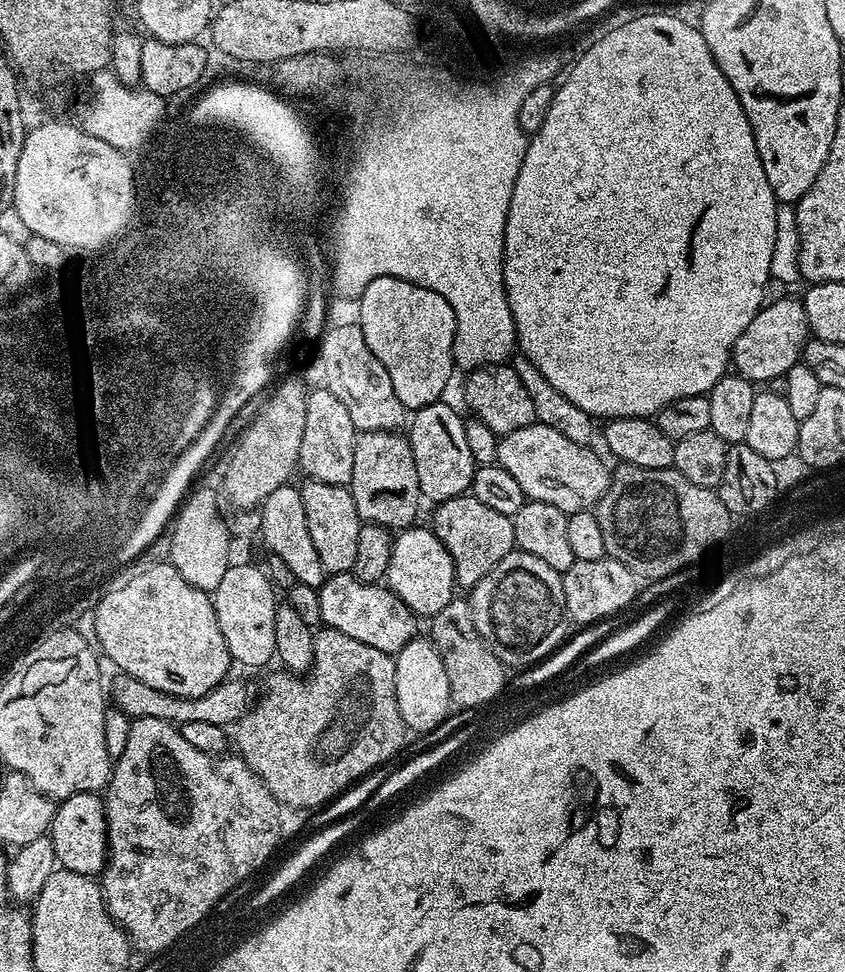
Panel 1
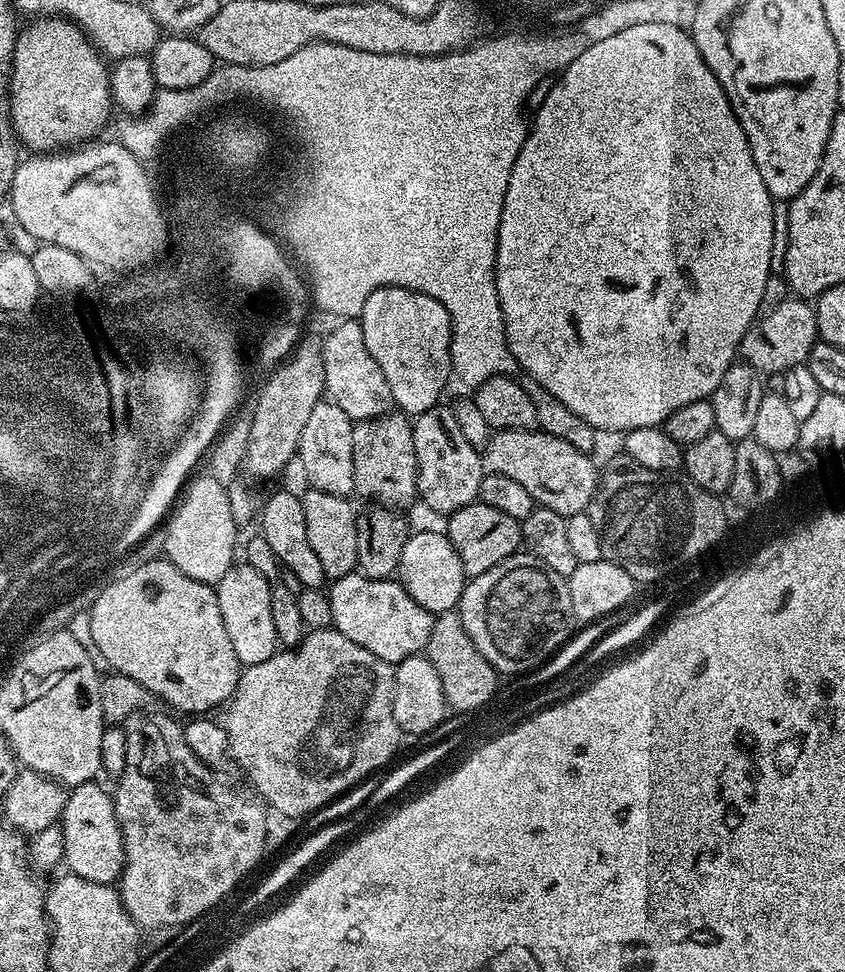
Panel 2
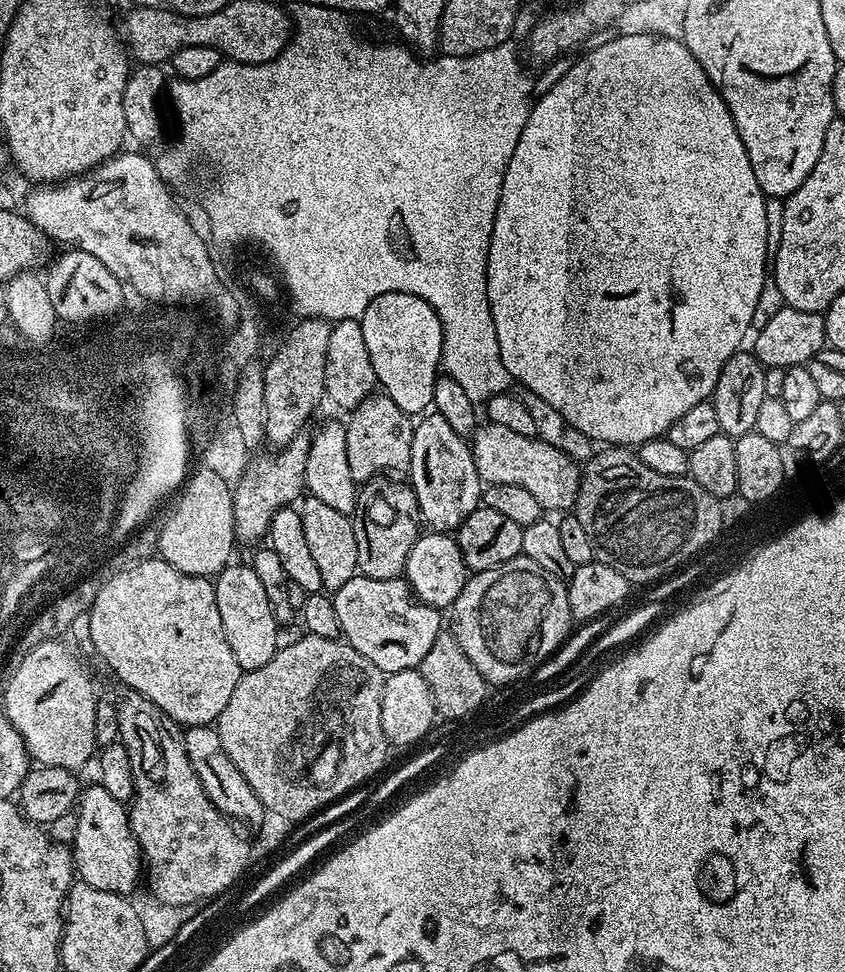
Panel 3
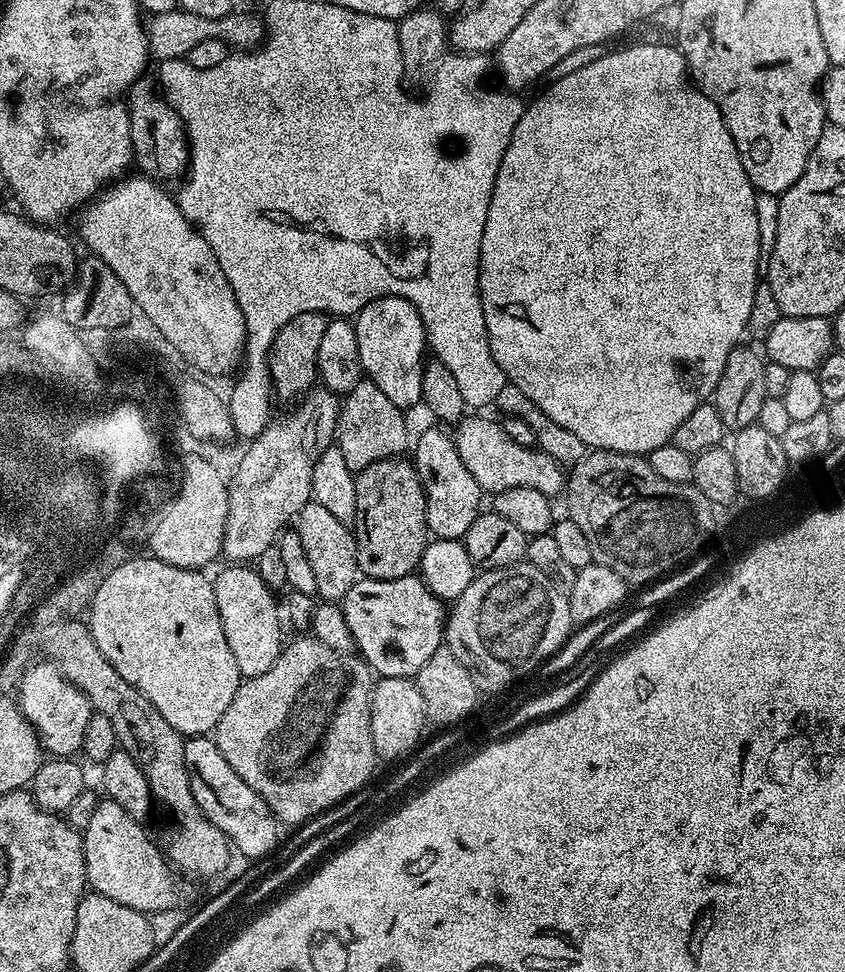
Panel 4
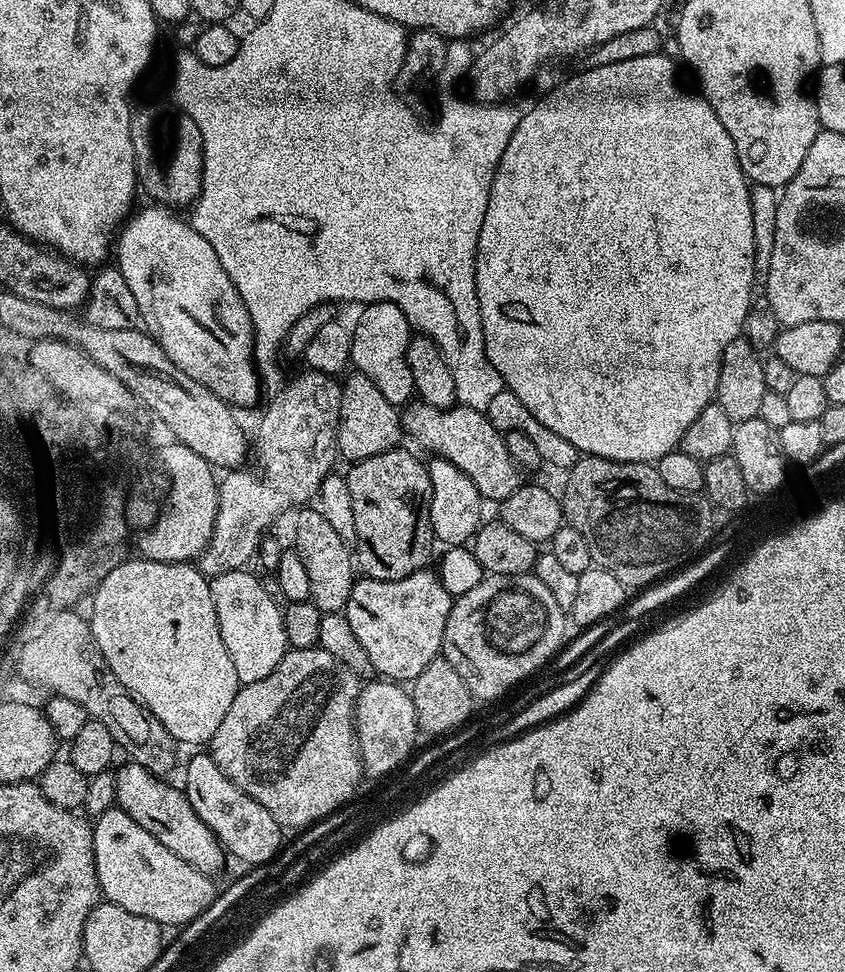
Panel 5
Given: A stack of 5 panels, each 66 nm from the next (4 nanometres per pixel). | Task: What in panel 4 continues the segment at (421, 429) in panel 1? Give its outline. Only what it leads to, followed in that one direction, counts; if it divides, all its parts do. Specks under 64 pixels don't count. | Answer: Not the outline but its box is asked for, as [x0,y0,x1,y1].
[415,427,482,540]

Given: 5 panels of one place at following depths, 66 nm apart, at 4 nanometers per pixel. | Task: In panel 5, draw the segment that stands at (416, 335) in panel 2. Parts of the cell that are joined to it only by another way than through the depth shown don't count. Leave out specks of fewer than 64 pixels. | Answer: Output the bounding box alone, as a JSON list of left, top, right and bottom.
[351,302,414,406]

